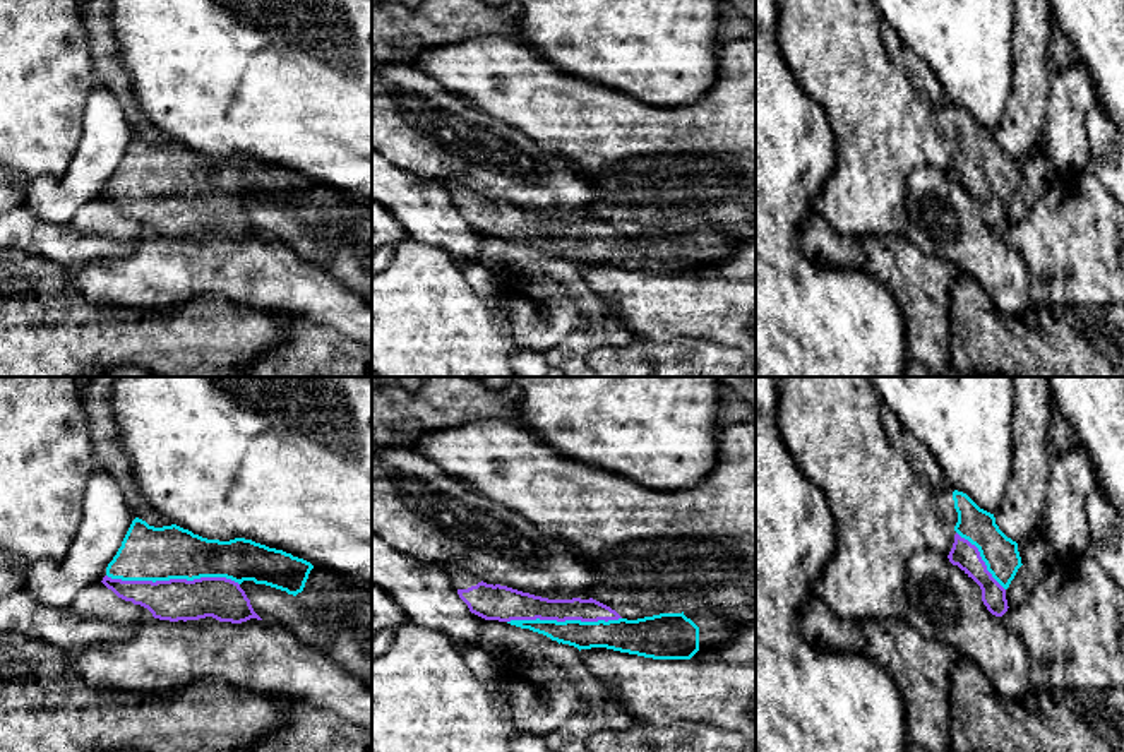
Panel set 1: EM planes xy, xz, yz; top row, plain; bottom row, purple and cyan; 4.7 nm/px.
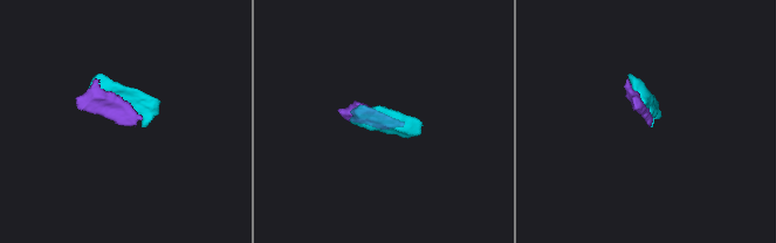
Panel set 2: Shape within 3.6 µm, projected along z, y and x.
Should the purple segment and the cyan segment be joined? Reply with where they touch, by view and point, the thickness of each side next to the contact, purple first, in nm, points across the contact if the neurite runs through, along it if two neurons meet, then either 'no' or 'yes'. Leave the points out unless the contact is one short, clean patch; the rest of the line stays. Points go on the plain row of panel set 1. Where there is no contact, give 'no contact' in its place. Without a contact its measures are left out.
xy (173, 196) | 200/260 nm | yes

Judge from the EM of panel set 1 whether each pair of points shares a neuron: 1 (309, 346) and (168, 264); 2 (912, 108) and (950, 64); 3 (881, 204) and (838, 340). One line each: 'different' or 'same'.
1: different
2: different
3: different

